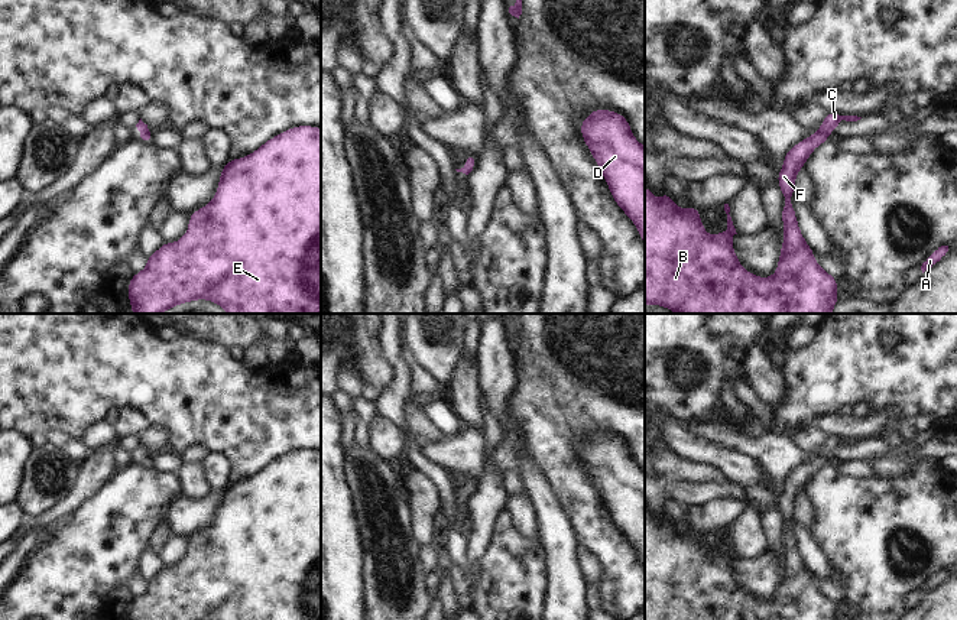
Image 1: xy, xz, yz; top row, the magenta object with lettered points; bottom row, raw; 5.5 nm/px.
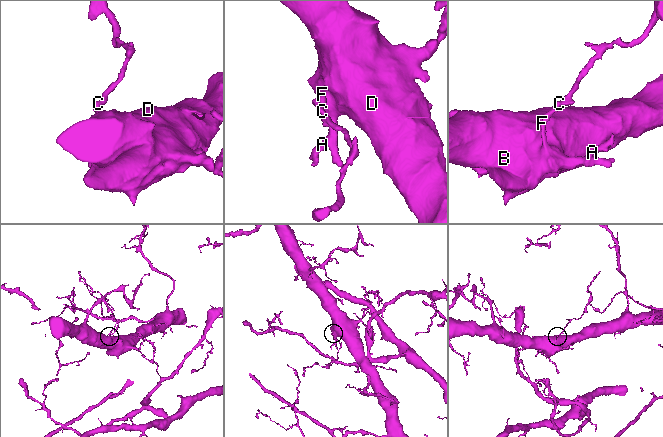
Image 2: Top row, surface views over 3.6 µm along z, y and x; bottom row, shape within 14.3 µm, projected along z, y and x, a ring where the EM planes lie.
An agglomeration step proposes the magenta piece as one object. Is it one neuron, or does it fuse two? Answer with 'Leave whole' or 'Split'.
Leave whole

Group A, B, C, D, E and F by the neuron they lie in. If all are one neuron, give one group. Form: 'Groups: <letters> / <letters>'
Groups: A B C D E F

